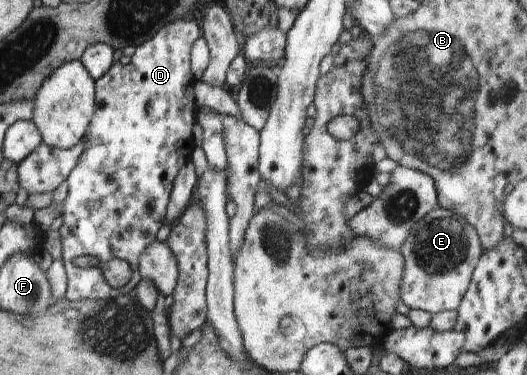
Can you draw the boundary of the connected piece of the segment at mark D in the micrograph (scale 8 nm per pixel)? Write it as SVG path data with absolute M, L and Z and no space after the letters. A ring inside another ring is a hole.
M192 18L174 20L140 44L128 60L113 63L101 78L94 81L96 107L83 135L83 152L66 178L68 192L60 212L63 223L58 231L62 244L62 263L67 277L64 298L68 301L111 300L119 295L134 296L134 288L141 279L138 260L145 248L155 241L159 228L166 223L166 208L175 177L190 159L195 147L191 129L196 123L198 108L190 50L201 35L199 26ZM76 256L93 256L100 264L111 259L127 261L131 267L129 282L123 288L111 288L102 275L100 264L79 267L73 263Z

